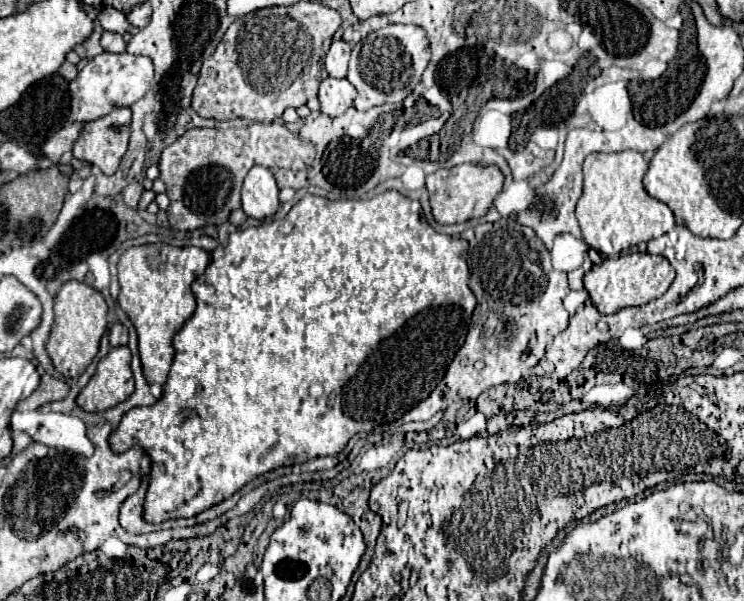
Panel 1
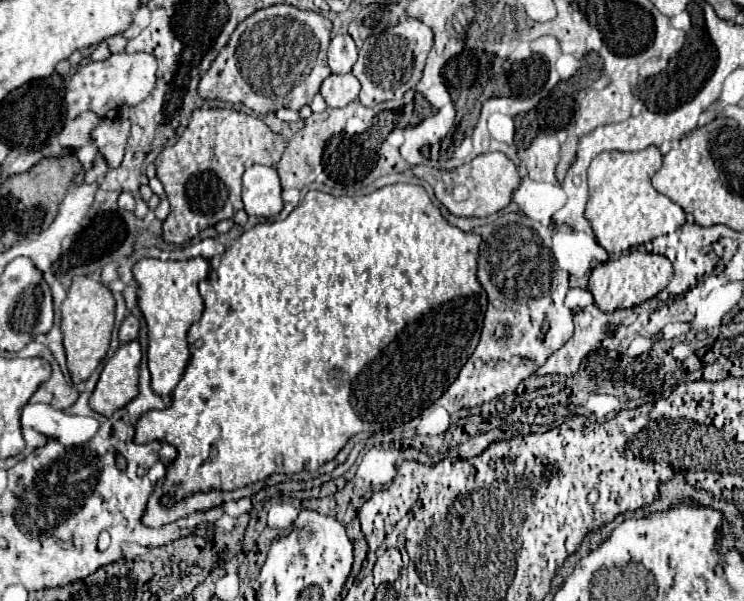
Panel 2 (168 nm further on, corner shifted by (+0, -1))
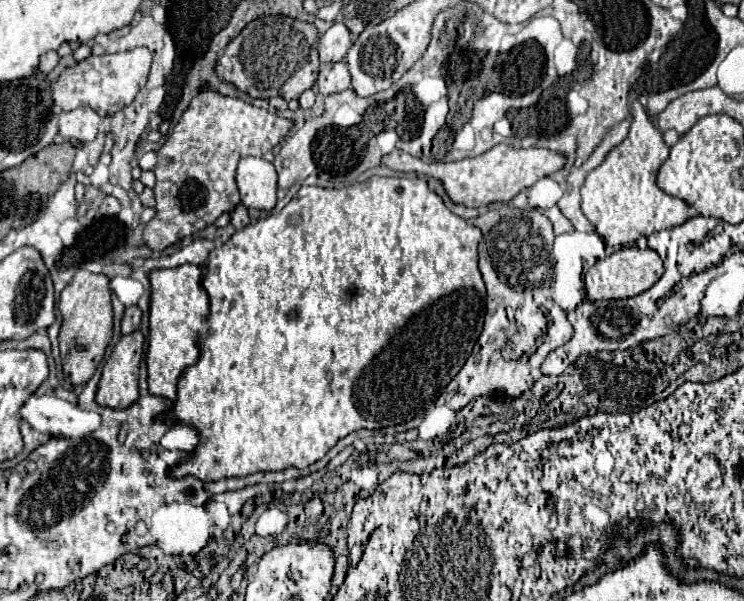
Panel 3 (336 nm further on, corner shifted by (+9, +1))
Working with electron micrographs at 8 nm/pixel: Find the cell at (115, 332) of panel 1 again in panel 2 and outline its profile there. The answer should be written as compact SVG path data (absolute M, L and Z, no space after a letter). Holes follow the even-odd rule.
M127 315L125 321L123 321L123 325L121 325L121 329L119 329L121 343L127 343L127 341L137 339L139 337L139 327L141 327L139 319L135 315Z

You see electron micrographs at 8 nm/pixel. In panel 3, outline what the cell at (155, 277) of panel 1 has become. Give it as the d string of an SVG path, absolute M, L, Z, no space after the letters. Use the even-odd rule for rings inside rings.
M178 265L176 269L154 269L148 273L150 279L150 333L148 333L148 353L146 353L146 363L148 363L148 391L152 395L166 397L170 401L176 399L176 381L180 373L194 365L198 361L198 345L196 345L196 331L194 325L198 325L202 319L208 315L208 295L200 287L202 281L202 271L196 265Z

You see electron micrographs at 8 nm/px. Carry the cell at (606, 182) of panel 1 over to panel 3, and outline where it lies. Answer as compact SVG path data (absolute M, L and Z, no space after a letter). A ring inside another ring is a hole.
M634 103L628 137L616 145L596 169L588 173L580 191L582 211L608 247L620 249L626 243L634 243L642 235L648 237L656 231L682 225L690 217L688 205L682 199L664 193L656 185L656 173L666 157L668 147L664 145L660 131L648 119L644 107Z

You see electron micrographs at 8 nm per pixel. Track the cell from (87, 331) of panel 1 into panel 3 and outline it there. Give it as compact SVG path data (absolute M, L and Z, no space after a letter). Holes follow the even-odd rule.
M80 267L70 285L60 295L62 327L60 327L60 357L66 381L72 385L84 385L102 361L106 347L112 339L112 303L106 275L94 275Z

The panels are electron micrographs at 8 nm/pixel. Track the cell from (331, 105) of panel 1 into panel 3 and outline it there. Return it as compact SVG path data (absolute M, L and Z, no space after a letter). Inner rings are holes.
M340 61L340 63L322 65L316 85L318 85L318 91L324 97L340 93L340 91L346 91L350 87L350 73L348 73L346 63Z

